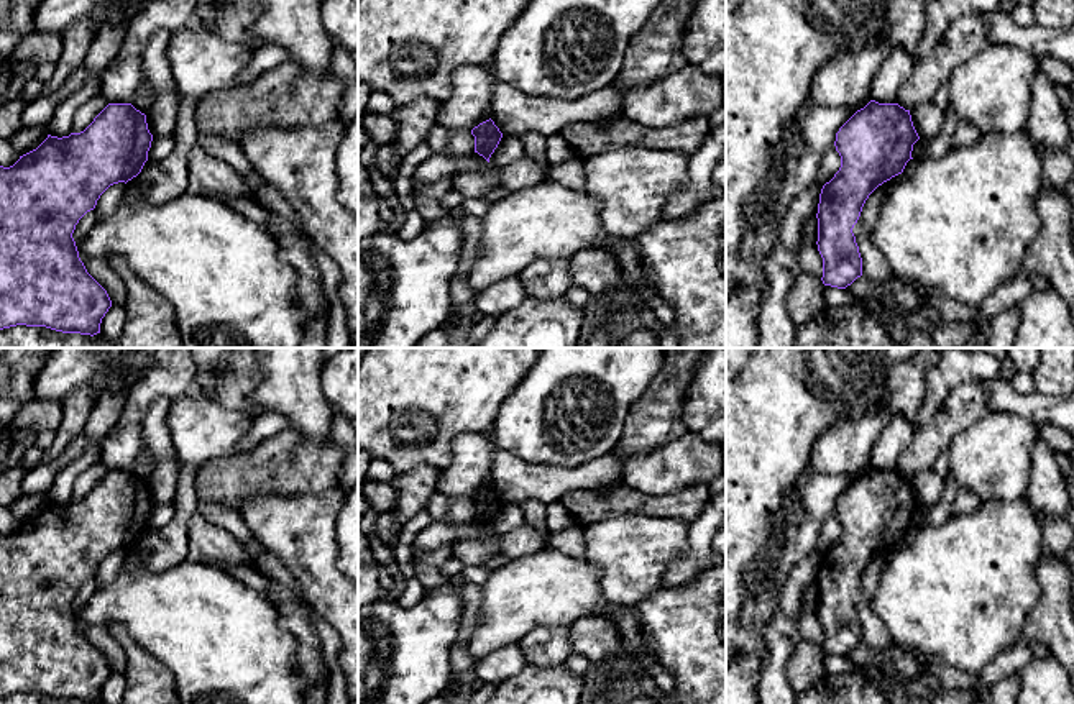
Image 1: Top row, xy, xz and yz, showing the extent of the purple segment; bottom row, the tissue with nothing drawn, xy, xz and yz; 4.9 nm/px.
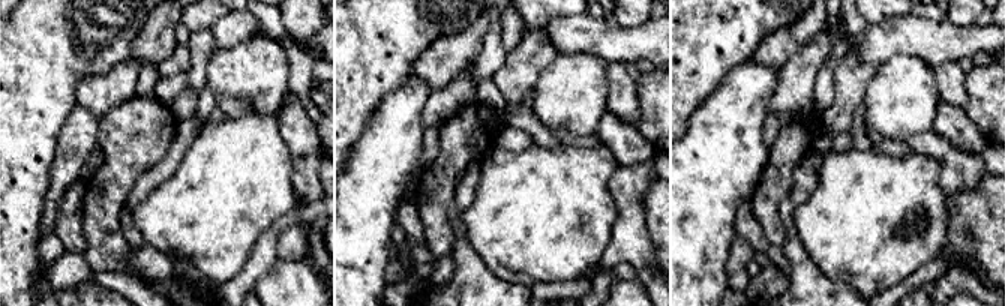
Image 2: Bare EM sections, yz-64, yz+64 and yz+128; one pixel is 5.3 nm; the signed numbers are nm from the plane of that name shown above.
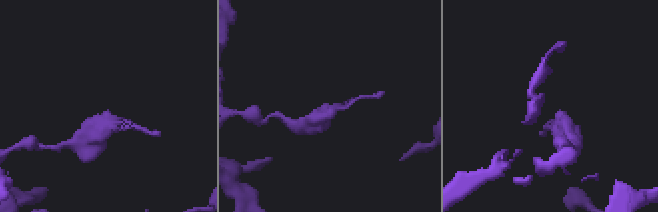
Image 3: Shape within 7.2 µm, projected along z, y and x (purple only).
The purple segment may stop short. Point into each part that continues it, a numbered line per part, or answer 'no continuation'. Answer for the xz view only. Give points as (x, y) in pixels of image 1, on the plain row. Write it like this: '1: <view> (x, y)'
no continuation

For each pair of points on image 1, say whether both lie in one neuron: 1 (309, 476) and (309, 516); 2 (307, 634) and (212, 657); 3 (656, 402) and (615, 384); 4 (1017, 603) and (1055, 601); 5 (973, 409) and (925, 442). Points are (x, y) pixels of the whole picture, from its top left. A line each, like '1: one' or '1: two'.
1: two
2: two
3: two
4: two
5: one

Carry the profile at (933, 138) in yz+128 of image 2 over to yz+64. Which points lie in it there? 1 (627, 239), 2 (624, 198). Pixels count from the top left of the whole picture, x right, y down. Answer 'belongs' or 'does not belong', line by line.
1: belongs
2: belongs

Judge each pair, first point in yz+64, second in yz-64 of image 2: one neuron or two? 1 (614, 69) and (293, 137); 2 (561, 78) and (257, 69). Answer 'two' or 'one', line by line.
1: one
2: one

